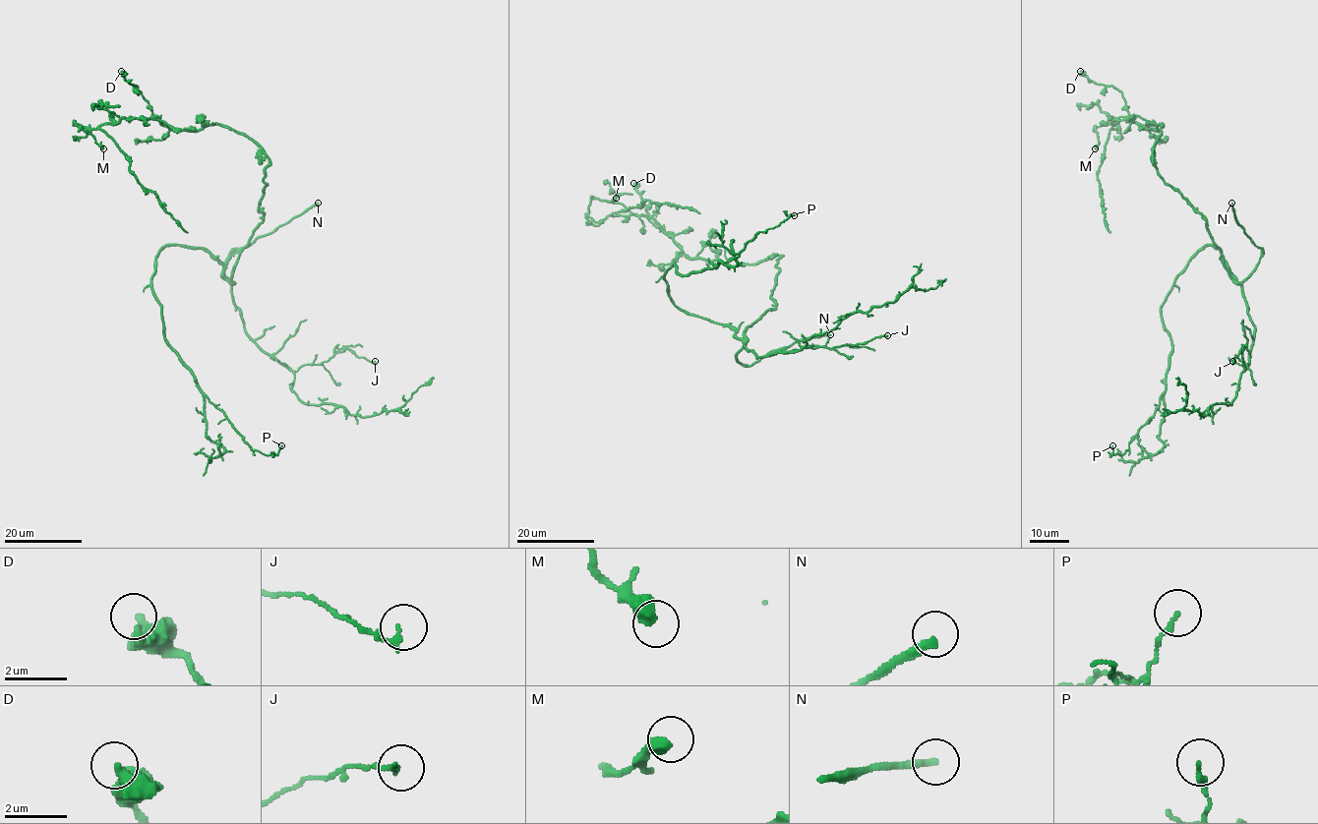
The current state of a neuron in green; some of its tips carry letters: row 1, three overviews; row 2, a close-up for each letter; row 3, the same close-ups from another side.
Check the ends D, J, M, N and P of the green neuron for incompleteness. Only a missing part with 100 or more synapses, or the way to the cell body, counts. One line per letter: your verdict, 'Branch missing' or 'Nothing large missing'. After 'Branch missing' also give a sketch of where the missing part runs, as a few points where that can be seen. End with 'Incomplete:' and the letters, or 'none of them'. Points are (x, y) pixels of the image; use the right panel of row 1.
D: Nothing large missing
J: Nothing large missing
M: Nothing large missing
N: Branch missing. Course of what is missing: (1231, 203), (1228, 196), (1231, 186)
P: Nothing large missing
Incomplete: N

